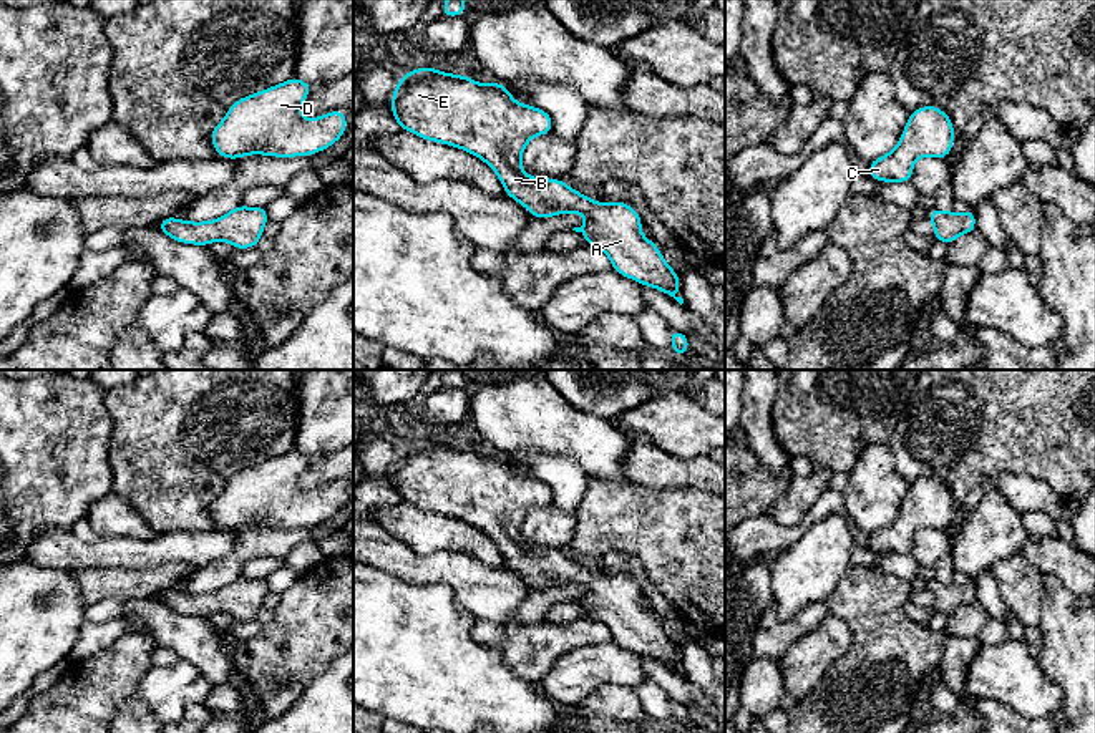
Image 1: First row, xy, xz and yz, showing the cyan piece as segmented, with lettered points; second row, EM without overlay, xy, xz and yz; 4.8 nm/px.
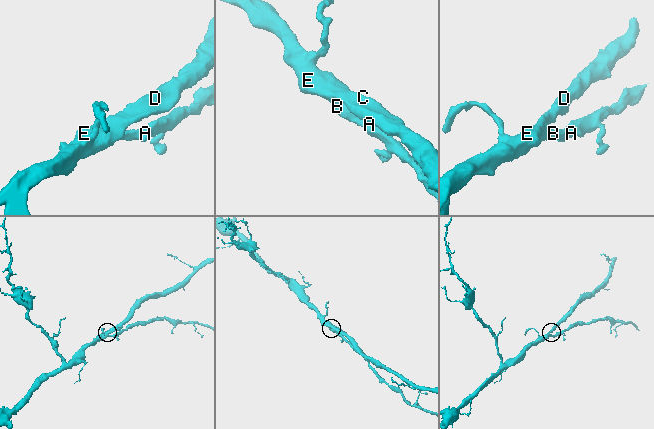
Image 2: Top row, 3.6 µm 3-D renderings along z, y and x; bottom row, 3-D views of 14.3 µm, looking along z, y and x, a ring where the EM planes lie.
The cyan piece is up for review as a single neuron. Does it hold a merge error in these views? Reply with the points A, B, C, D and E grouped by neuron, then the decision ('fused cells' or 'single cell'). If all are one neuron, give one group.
A B C D E | single cell

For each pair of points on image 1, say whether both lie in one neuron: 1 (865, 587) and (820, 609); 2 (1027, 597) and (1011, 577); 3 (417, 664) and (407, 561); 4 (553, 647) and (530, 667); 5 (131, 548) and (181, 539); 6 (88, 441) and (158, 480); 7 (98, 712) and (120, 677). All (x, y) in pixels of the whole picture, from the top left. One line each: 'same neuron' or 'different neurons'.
1: different neurons
2: same neuron
3: different neurons
4: same neuron
5: same neuron
6: different neurons
7: same neuron

